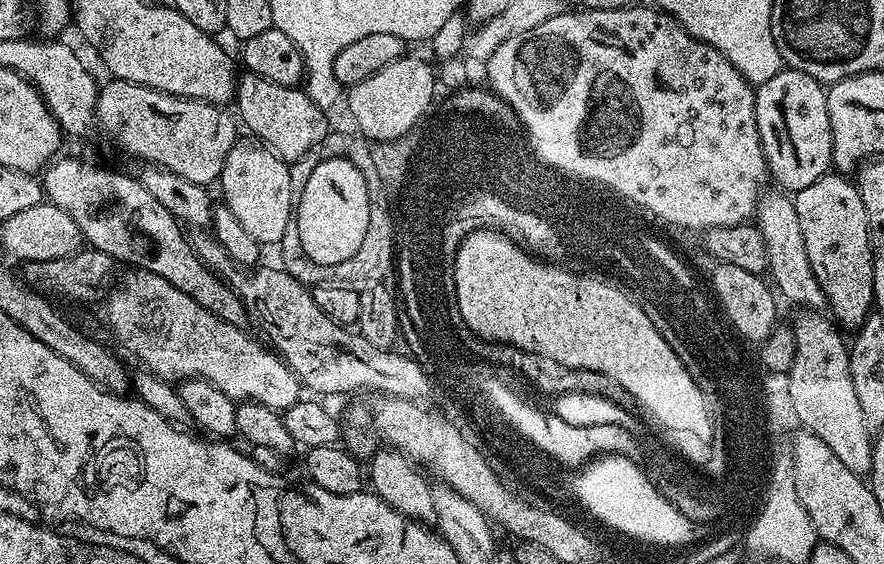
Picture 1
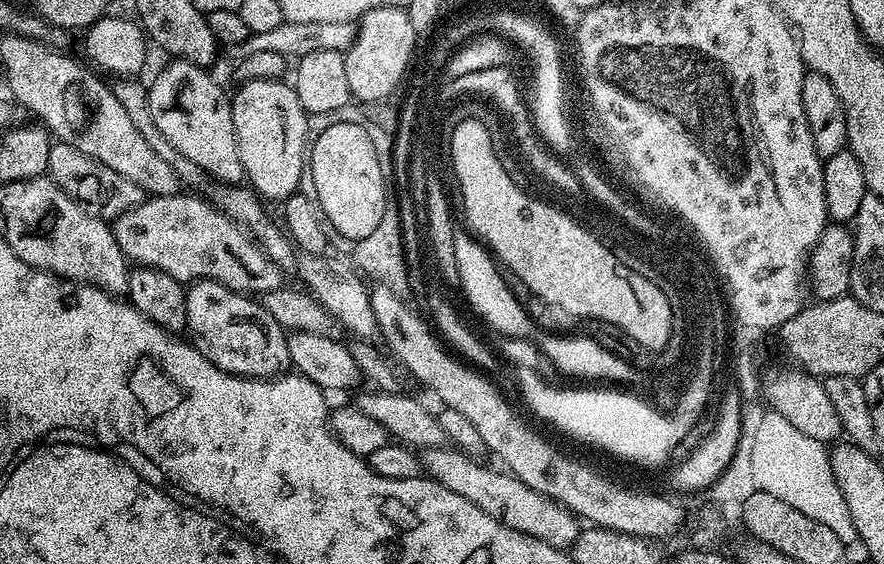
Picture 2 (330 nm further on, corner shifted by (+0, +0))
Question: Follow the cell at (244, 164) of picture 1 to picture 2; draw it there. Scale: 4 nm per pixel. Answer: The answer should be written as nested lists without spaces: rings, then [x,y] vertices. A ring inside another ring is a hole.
[[[246,80],[239,85],[240,89],[231,93],[232,117],[234,118],[234,134],[238,142],[238,154],[242,158],[242,166],[247,183],[265,201],[283,202],[297,191],[300,179],[306,167],[302,164],[303,142],[305,141],[306,122],[309,113],[304,111],[302,102],[298,102],[298,94],[291,83],[284,84],[279,80]]]

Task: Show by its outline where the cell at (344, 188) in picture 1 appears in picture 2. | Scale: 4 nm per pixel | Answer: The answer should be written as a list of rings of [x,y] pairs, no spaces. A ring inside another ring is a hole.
[[[342,124],[323,131],[314,143],[310,169],[316,191],[314,199],[330,228],[332,223],[331,231],[345,236],[349,242],[374,234],[378,222],[382,222],[386,185],[374,144],[366,130],[362,126]]]

